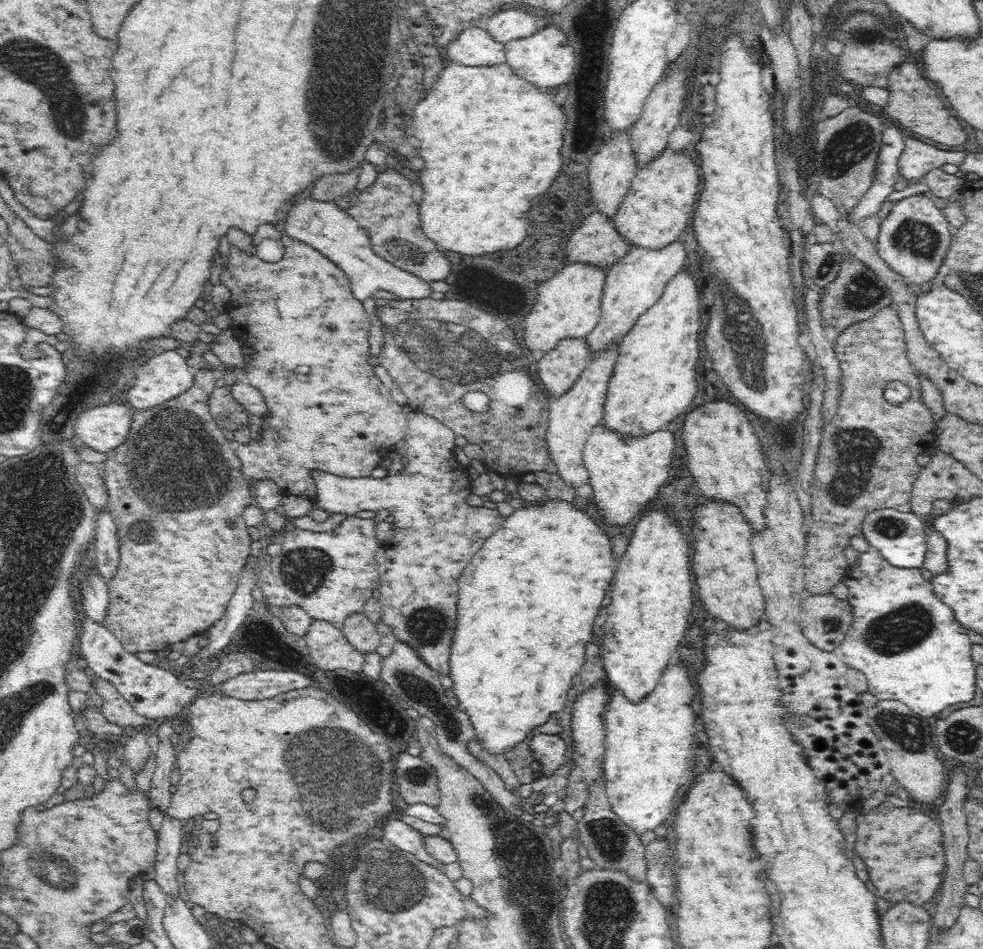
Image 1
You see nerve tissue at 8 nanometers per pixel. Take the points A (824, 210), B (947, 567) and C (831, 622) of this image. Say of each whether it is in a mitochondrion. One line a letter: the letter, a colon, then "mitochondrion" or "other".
A: other
B: other
C: mitochondrion

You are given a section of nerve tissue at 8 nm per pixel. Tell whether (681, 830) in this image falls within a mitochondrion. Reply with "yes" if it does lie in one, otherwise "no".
no

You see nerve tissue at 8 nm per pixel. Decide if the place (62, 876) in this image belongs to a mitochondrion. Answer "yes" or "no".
yes

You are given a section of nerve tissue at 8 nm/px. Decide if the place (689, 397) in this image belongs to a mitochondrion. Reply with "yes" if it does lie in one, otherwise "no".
no

